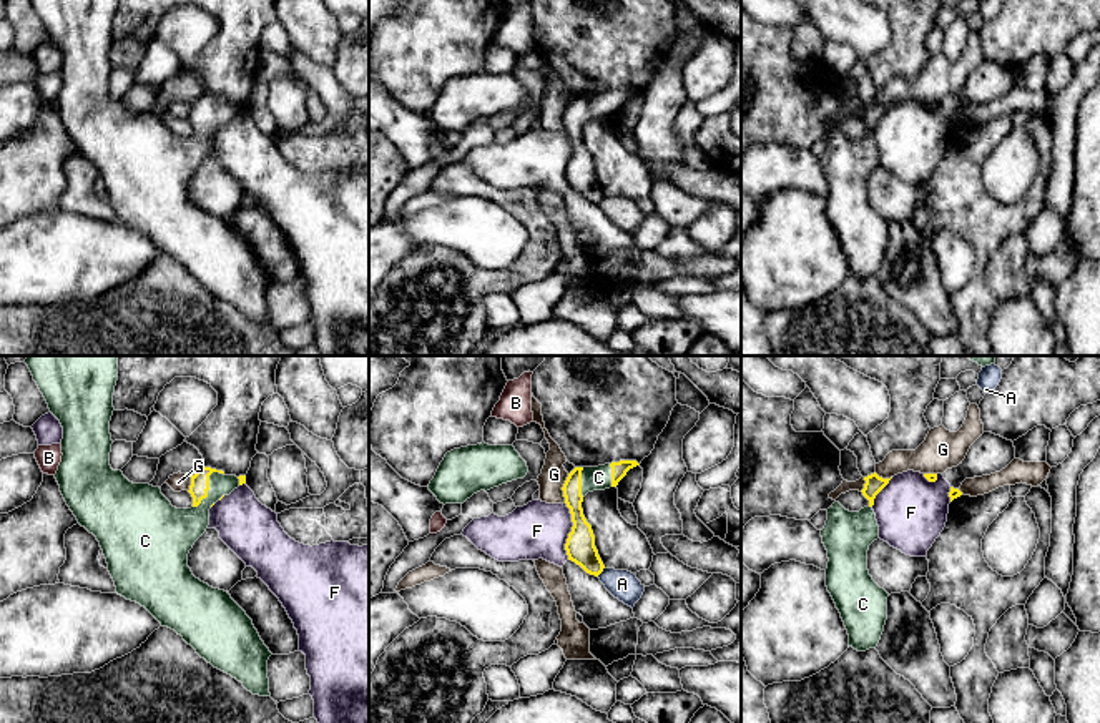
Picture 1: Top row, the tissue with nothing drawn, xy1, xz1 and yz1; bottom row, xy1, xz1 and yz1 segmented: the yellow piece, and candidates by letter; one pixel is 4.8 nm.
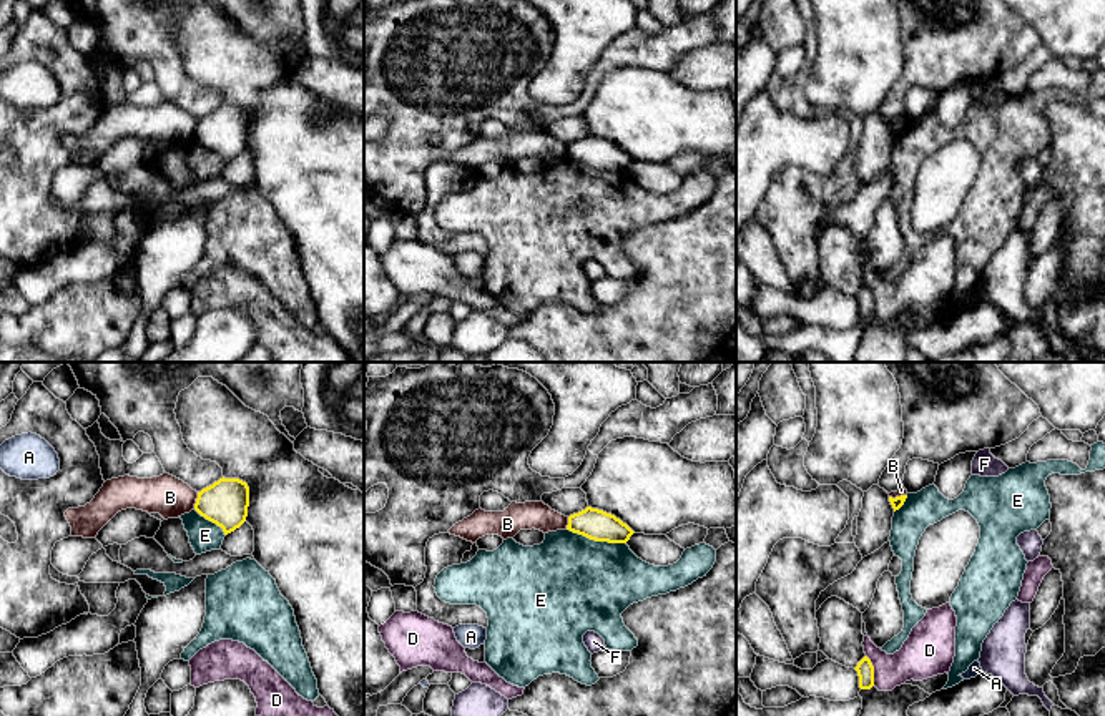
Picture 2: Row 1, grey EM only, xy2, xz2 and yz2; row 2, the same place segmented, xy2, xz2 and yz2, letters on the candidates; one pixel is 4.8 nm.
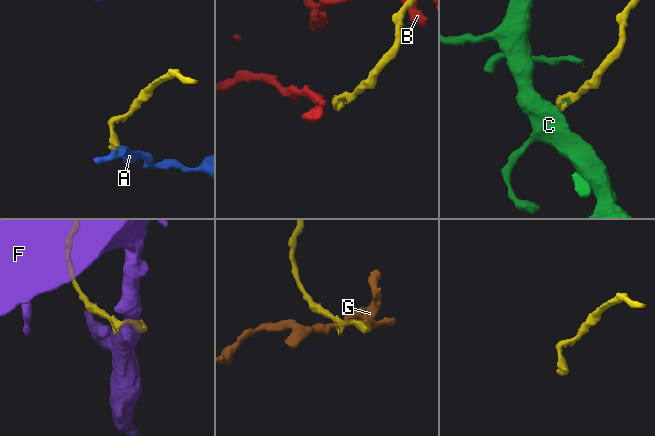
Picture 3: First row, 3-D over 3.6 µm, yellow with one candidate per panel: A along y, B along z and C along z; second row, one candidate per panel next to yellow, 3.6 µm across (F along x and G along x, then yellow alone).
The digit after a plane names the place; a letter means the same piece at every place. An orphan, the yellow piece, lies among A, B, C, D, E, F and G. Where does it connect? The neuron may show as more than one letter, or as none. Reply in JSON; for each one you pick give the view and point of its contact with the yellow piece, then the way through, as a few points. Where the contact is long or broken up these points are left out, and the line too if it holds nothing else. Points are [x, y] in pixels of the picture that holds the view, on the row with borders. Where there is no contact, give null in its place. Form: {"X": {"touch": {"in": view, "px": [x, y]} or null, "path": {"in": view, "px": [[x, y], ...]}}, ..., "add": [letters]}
{"C": {"touch": {"in": "xy1", "px": [208, 486]}, "path": {"in": "xy1", "px": [[200, 482], [208, 486], [201, 507], [180, 529]]}}, "add": ["C"]}

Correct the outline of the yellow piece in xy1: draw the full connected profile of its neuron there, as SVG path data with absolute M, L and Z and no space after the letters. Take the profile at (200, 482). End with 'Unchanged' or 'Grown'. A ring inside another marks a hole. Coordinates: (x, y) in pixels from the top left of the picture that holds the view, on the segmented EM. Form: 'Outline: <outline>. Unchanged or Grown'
Outline: M27 356L33 381L63 427L61 462L55 474L60 492L78 524L96 537L116 593L145 607L161 627L174 630L214 668L231 675L253 695L271 696L268 660L273 655L253 620L224 590L196 578L188 553L209 525L209 509L246 484L211 467L191 475L191 509L176 509L160 487L133 484L110 465L116 356Z. Grown

